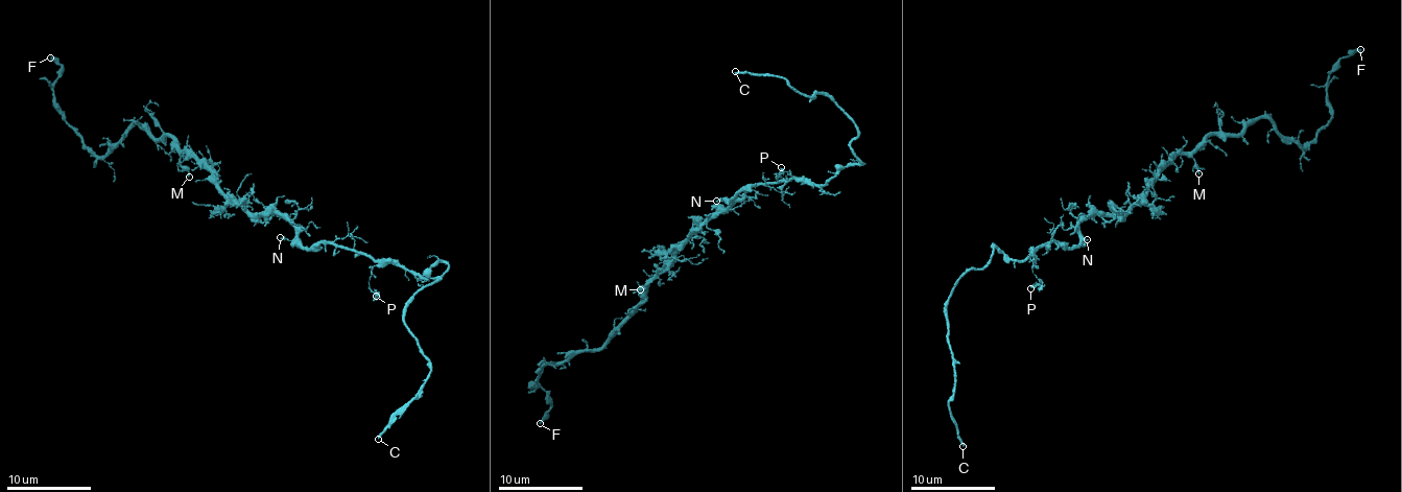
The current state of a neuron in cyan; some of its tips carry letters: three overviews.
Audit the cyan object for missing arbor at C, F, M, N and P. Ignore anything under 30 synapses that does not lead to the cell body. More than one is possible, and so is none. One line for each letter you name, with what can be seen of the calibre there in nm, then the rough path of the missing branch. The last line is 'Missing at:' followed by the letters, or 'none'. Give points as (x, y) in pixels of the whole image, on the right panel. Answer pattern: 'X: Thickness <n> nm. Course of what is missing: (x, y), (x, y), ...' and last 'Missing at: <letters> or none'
C: Thickness 200 nm. Course of what is missing: (963, 446), (967, 446), (971, 454), (994, 469), (990, 465), (980, 478)
Missing at: C

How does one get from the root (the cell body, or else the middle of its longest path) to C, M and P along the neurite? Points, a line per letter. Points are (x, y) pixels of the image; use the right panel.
C: (1089, 218), (1074, 246), (1048, 240), (1023, 260), (994, 247), (957, 278), (946, 320), (963, 446)
M: (1089, 218), (1091, 215), (1125, 214), (1135, 206), (1148, 183), (1170, 160), (1182, 154), (1195, 161), (1198, 173)
P: (1089, 218), (1078, 226), (1080, 239), (1074, 246), (1051, 239), (1038, 244), (1031, 268), (1040, 282), (1030, 288)

